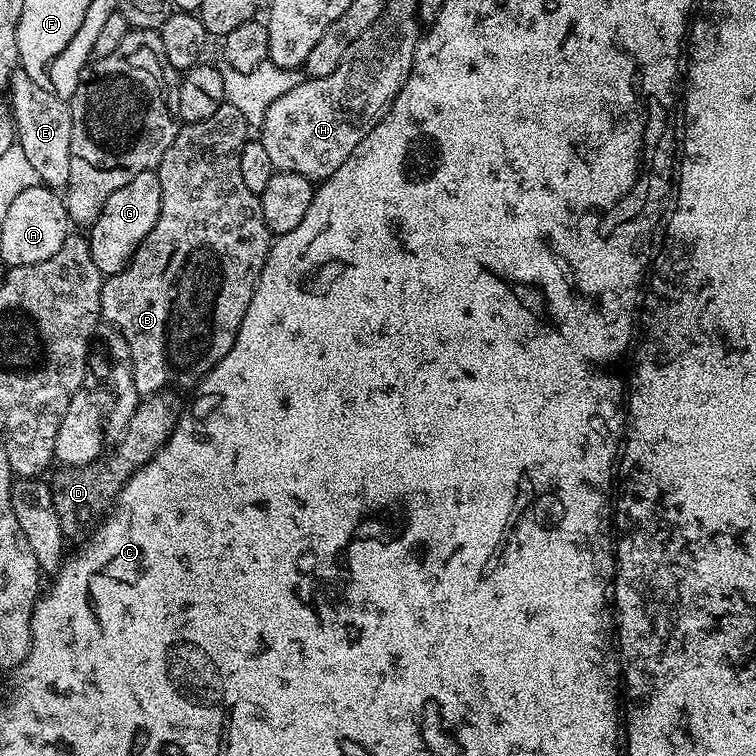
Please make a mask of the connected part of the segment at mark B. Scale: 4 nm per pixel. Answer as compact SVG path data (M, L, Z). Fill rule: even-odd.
M225 102L218 106L218 110L211 118L206 118L202 122L184 124L180 133L174 138L170 150L162 158L160 167L155 169L156 177L160 179L160 189L162 190L162 202L160 203L160 213L158 222L154 222L154 230L146 234L146 238L138 246L136 253L132 255L132 260L127 268L123 268L118 274L107 277L100 285L100 314L105 325L111 326L126 338L126 346L130 346L130 359L134 370L134 386L140 392L141 397L152 396L156 392L171 389L172 384L192 384L195 385L214 365L222 362L234 346L234 338L238 338L238 330L242 326L242 318L246 318L246 306L250 306L250 298L254 298L254 290L258 278L262 274L262 266L268 257L268 250L272 246L274 239L266 226L266 218L262 218L262 206L257 193L246 187L246 182L242 182L242 169L238 167L238 162L242 158L242 146L250 139L250 126L246 118L242 118L242 110L238 106Z

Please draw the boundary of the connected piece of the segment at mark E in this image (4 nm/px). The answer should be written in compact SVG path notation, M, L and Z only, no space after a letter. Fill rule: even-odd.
M22 70L13 72L7 82L6 94L12 105L12 117L16 123L18 147L26 153L26 159L34 166L40 183L45 188L67 189L70 182L70 130L72 110L50 90L42 90L30 74Z

